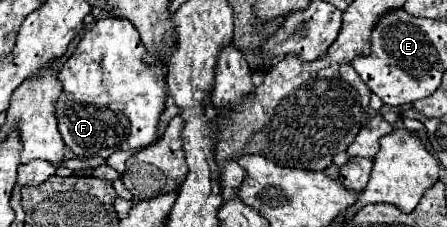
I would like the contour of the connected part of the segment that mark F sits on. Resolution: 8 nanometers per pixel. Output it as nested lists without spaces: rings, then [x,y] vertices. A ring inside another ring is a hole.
[[[101,18],[91,30],[87,30],[75,48],[75,54],[61,66],[59,80],[63,84],[63,94],[57,102],[59,132],[73,154],[81,158],[103,156],[119,150],[141,150],[159,140],[159,120],[165,112],[167,102],[167,82],[165,64],[157,62],[153,66],[143,62],[145,46],[131,22],[127,18]]]

